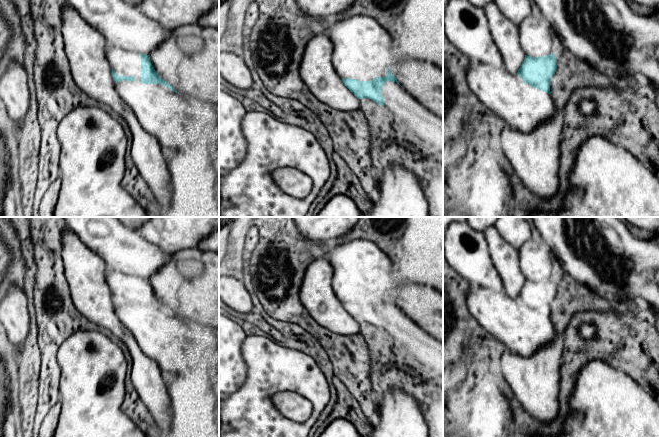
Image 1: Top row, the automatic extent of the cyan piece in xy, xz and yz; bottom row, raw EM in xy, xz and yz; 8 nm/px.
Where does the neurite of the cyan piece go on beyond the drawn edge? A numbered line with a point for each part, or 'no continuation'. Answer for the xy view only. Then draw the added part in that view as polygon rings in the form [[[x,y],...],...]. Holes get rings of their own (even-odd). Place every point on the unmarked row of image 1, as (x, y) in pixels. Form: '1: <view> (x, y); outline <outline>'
1: xy (125, 287); outline [[[108,270],[107,283],[118,299],[134,300],[135,305],[141,304],[141,281],[139,277]]]

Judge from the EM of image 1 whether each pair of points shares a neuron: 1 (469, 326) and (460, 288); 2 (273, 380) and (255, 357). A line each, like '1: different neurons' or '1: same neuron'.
1: same neuron
2: same neuron

